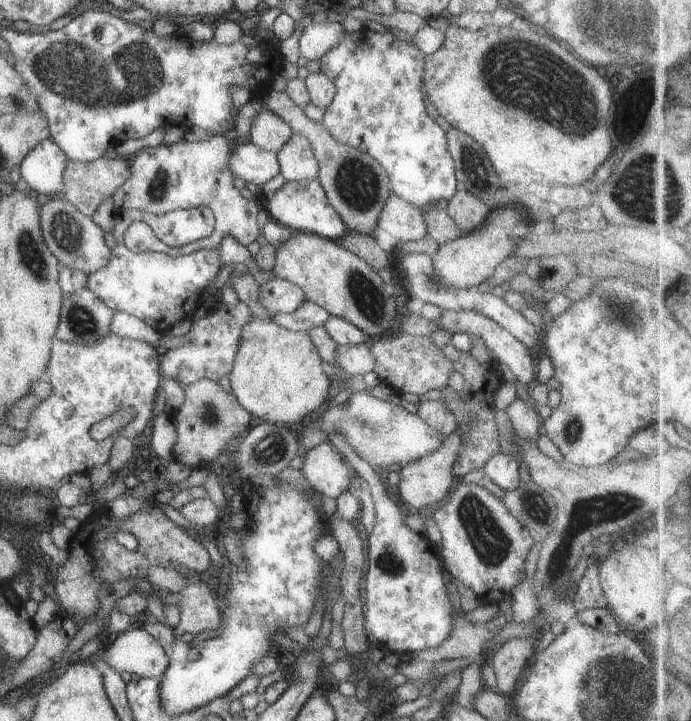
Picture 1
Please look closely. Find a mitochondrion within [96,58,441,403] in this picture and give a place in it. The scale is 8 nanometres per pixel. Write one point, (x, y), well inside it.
(358, 184)

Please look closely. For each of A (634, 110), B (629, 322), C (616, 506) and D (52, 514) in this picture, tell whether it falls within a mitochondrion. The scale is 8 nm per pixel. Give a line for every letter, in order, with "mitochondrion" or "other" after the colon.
A: other
B: mitochondrion
C: mitochondrion
D: other

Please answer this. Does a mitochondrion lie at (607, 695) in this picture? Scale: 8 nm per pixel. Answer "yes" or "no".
yes

